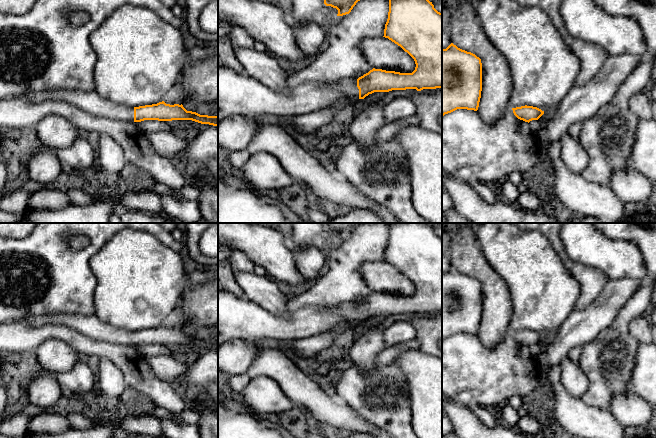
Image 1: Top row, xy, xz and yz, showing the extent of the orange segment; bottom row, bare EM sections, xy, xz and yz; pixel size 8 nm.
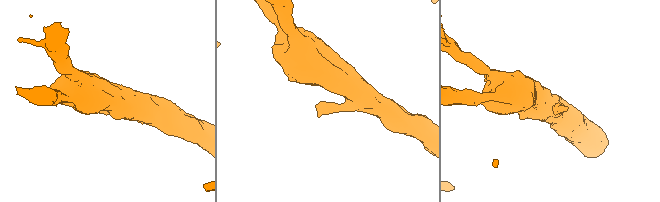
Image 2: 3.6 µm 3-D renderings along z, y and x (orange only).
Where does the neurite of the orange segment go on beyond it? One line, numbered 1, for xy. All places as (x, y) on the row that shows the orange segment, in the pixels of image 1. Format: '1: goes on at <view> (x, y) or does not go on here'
1: goes on at xy (91, 102)

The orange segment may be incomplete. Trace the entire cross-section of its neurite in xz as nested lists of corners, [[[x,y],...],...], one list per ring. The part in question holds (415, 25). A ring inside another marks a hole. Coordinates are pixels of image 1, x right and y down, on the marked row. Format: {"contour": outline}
{"contour": [[[389,0],[384,36],[407,52],[415,61],[412,73],[400,73],[373,68],[358,79],[340,80],[331,84],[348,97],[364,99],[374,92],[392,90],[442,88],[442,13],[429,0]]]}

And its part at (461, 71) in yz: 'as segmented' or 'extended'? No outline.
as segmented

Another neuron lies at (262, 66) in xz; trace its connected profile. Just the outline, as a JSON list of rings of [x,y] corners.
[[[234,48],[236,57],[246,75],[278,92],[288,92],[288,73],[279,65],[276,57],[269,52],[255,48]]]

